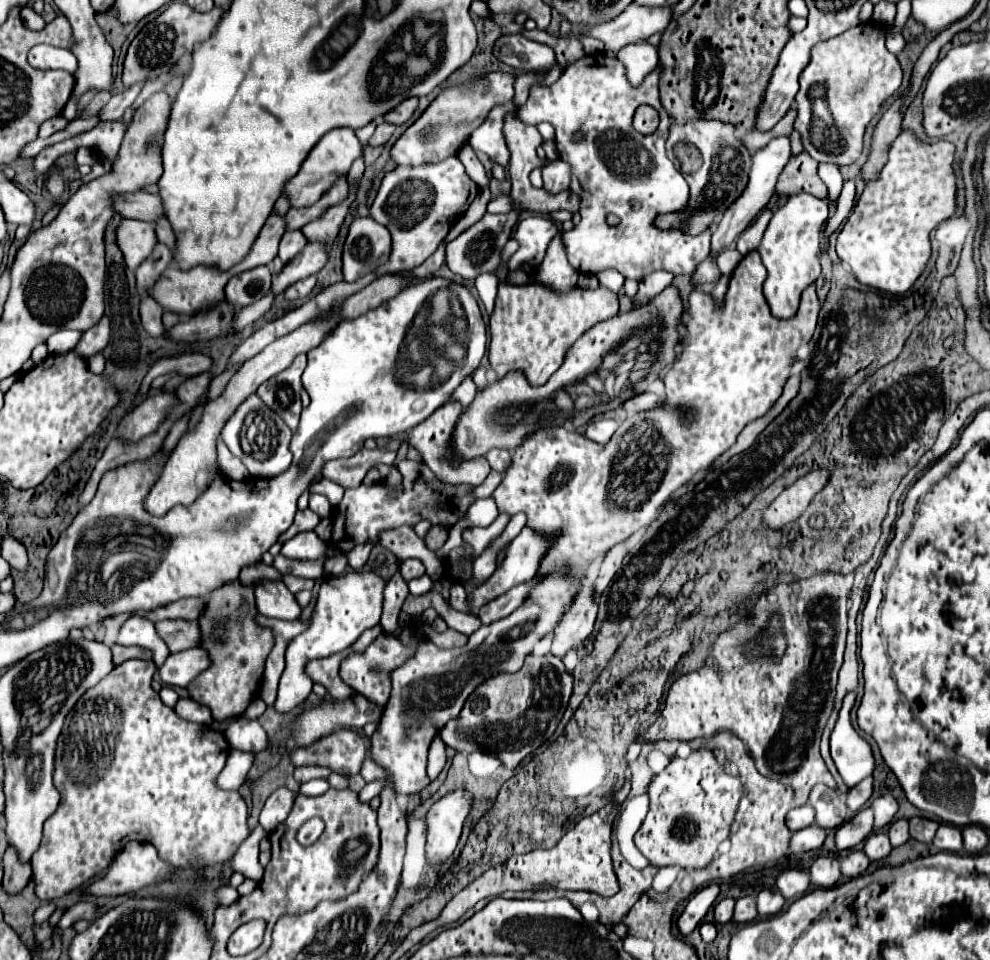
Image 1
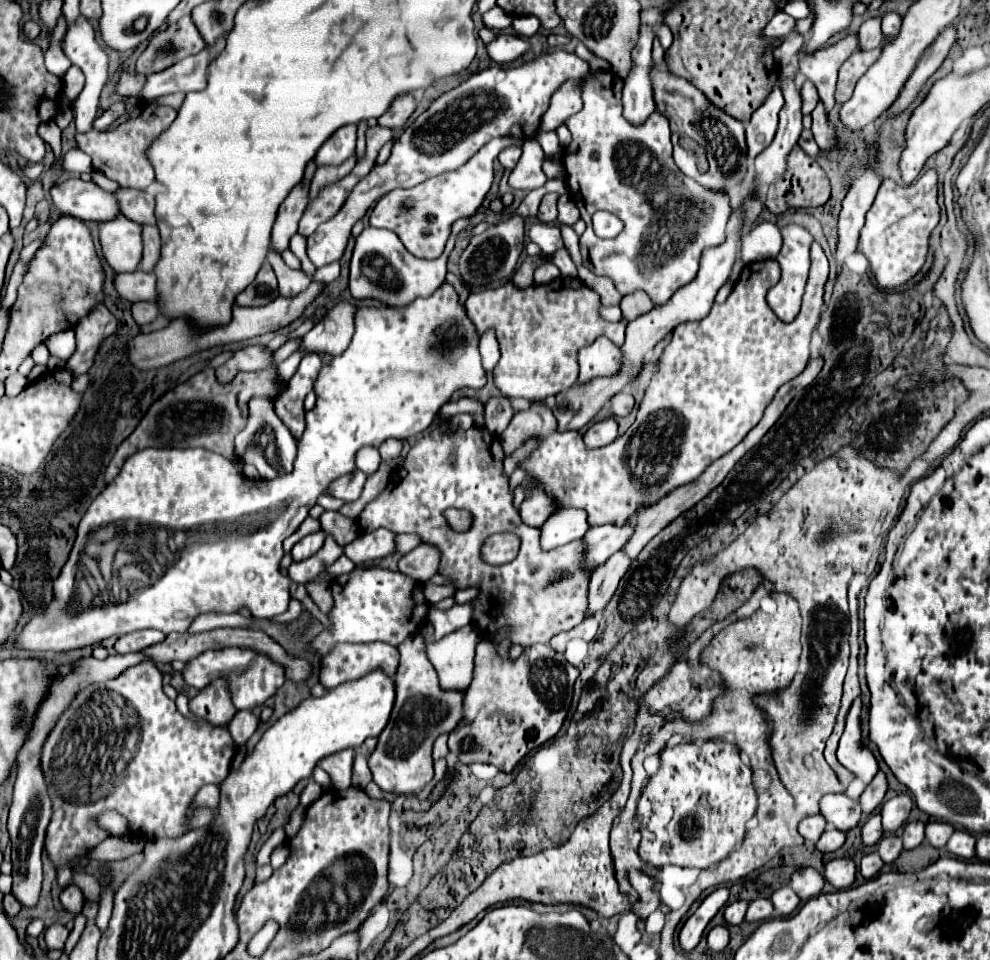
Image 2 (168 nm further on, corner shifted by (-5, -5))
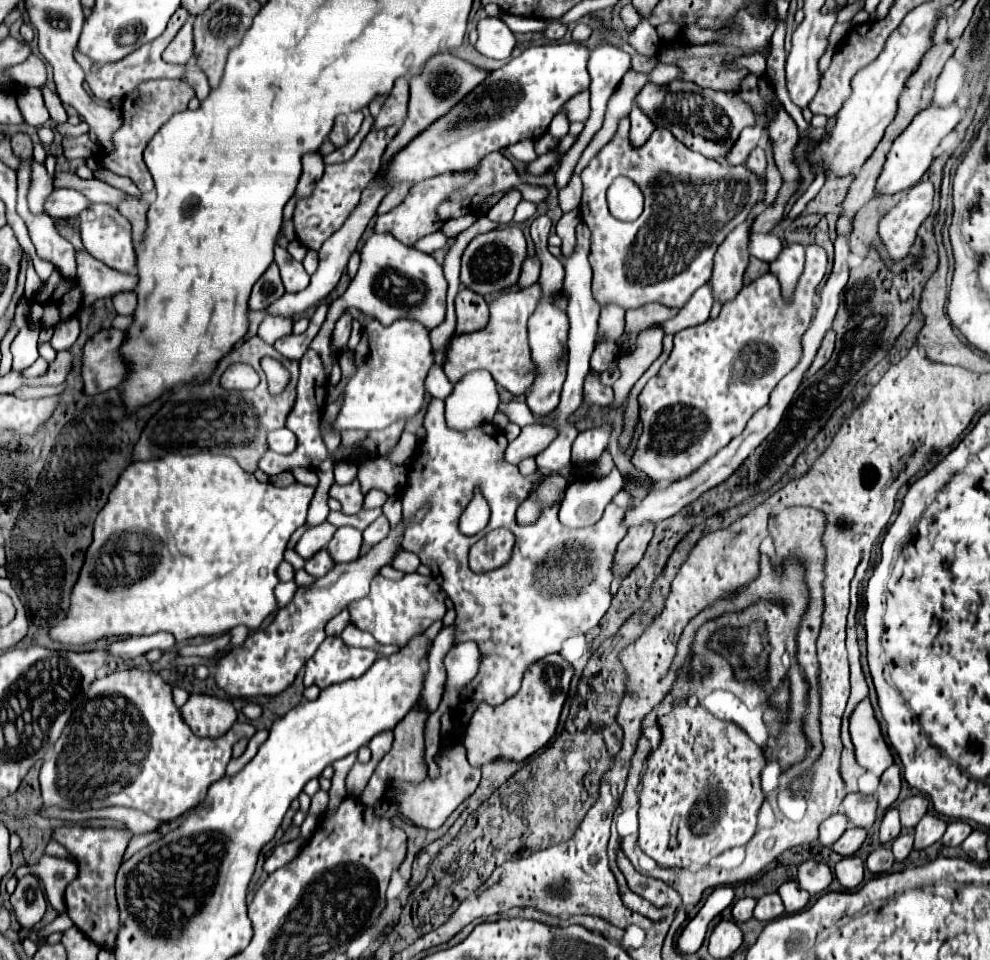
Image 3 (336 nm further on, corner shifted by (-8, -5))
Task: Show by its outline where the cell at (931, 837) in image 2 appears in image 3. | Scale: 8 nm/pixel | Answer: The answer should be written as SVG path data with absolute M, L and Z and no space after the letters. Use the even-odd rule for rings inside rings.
M952 821L952 823L948 825L944 837L942 837L942 843L956 847L956 845L960 845L970 833L972 833L972 827L970 827L968 823L964 823L964 821Z

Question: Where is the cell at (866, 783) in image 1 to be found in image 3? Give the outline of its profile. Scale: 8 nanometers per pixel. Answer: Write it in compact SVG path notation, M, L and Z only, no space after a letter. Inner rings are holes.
M892 765L884 771L882 779L880 779L880 787L876 791L878 797L878 805L882 811L886 811L900 795L900 787L902 787L902 779L900 779L900 767Z

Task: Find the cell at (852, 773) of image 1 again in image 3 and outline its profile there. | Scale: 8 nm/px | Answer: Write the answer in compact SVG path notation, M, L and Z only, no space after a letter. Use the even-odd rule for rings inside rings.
M870 699L858 703L850 717L850 737L856 749L856 761L876 773L878 777L894 763L892 751L882 737L882 729L878 719L874 717Z

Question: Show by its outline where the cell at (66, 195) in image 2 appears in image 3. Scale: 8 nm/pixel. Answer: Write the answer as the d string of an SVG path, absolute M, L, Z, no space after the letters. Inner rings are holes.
M56 189L44 201L44 213L56 219L68 219L68 217L78 217L80 211L84 211L84 207L88 205L90 203L78 191Z

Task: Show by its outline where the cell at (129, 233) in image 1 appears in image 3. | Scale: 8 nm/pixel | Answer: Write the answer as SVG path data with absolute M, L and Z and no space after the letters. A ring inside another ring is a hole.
M92 203L80 213L80 237L82 245L88 253L96 259L106 263L108 267L120 273L132 273L136 267L136 253L132 245L132 229L126 217L122 217L112 205L106 203Z

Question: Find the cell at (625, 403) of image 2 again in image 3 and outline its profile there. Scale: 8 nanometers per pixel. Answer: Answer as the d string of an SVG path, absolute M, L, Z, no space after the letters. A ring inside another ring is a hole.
M590 371L588 377L584 379L584 399L588 399L594 405L600 405L600 407L606 407L612 403L612 399L614 399L612 389L600 383L598 371Z

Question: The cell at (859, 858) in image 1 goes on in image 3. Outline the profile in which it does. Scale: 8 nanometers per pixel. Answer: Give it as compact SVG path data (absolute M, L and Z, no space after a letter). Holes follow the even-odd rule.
M880 847L880 849L876 849L876 851L870 853L866 865L868 865L868 869L870 869L874 875L886 873L886 871L890 871L892 865L894 865L894 855L892 855L892 851L890 851L888 847Z

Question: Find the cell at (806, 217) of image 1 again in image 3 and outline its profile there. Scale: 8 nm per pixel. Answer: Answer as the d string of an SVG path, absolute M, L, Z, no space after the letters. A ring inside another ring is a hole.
M798 243L786 245L780 251L780 255L774 261L770 261L770 273L778 277L786 299L790 299L796 281L802 275L802 269L804 269L804 247Z

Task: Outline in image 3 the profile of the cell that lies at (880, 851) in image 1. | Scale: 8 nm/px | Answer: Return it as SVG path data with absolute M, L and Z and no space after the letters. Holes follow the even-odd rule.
M900 835L894 839L892 853L894 853L896 861L902 861L908 857L908 853L912 851L912 843L914 843L914 835Z

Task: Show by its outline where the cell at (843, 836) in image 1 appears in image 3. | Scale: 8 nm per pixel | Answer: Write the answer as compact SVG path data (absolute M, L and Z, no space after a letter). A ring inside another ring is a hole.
M890 807L880 823L880 843L888 843L888 841L894 841L898 835L900 835L900 813L896 807Z

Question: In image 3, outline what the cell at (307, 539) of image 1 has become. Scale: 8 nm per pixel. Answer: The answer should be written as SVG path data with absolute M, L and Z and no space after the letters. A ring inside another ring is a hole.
M322 523L318 527L312 527L310 531L304 533L304 539L300 539L300 543L296 545L296 551L304 559L310 559L314 553L318 553L320 549L324 549L330 543L334 533L336 533L336 527L330 523Z

